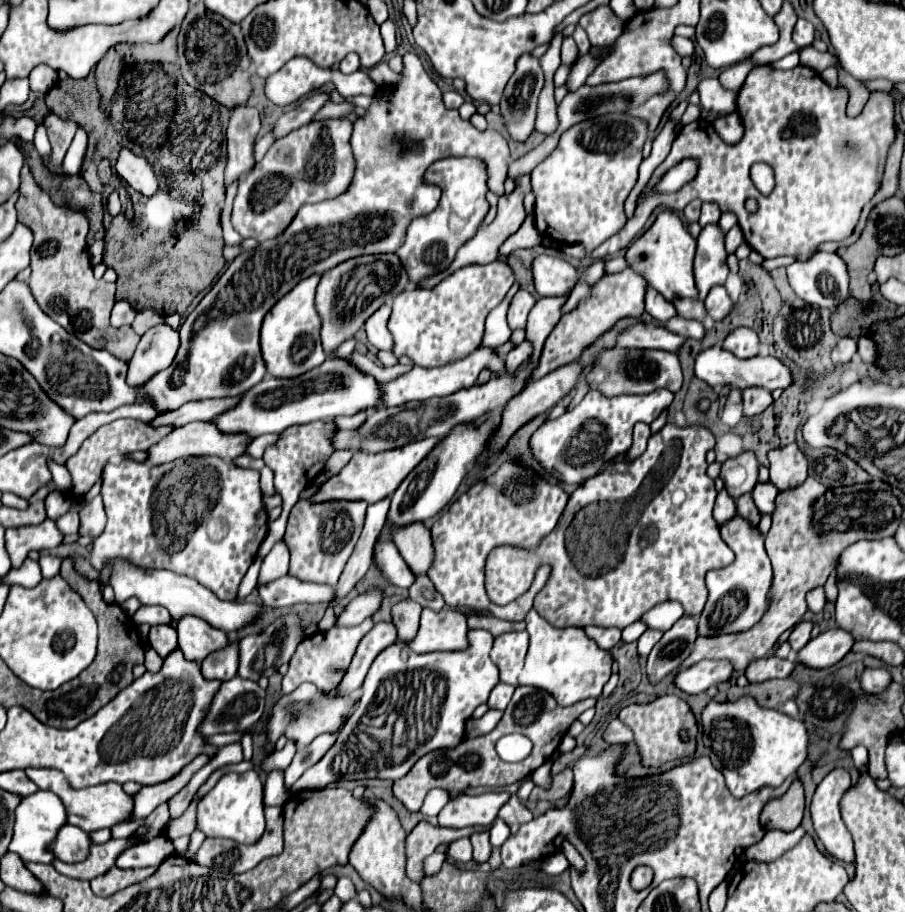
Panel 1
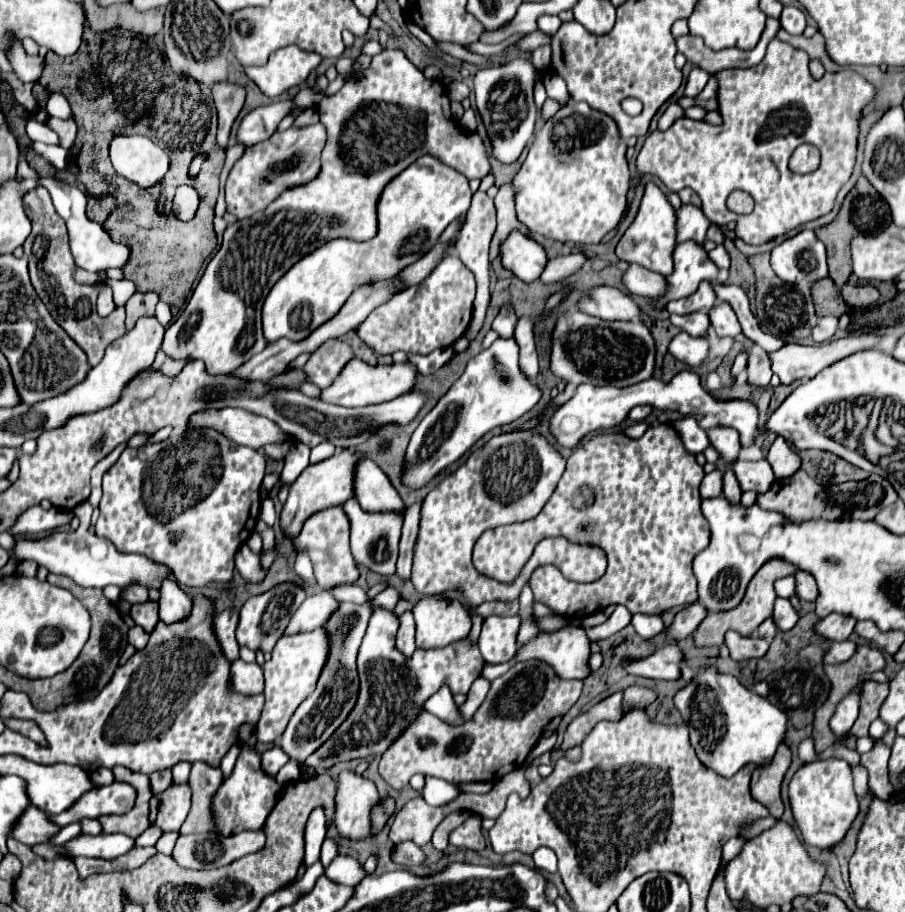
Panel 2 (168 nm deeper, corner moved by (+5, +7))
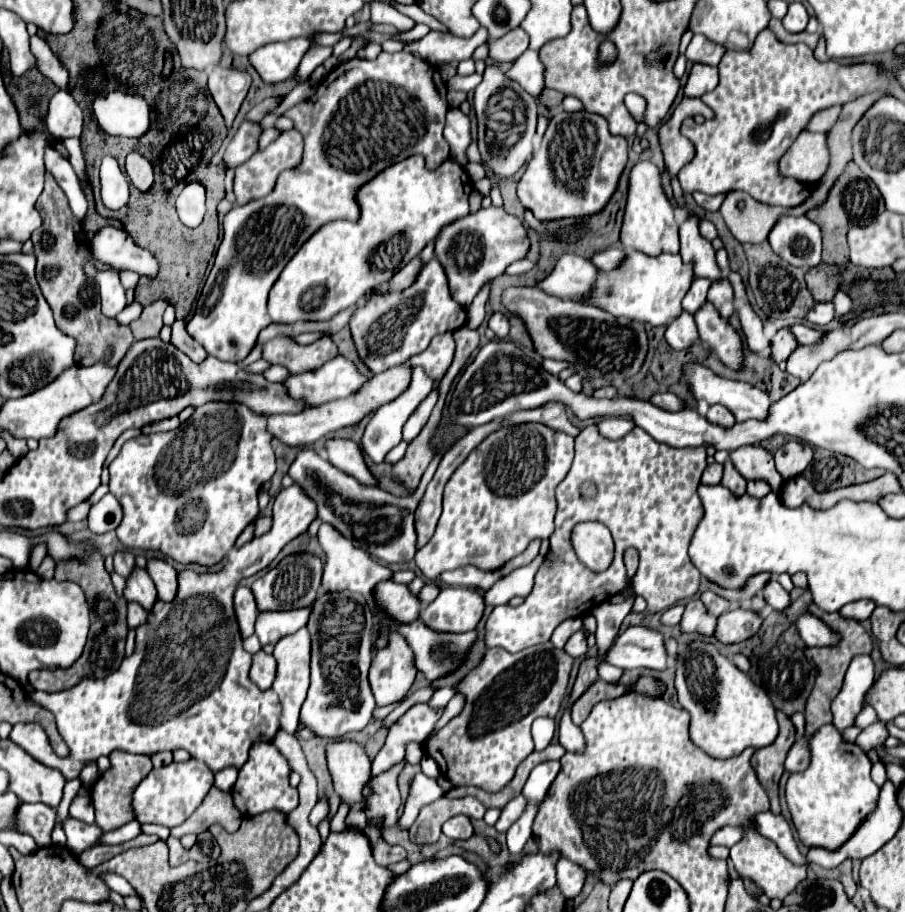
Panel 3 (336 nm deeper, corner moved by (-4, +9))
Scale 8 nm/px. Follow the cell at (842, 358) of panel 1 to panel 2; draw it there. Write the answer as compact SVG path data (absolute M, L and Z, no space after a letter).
M823 316L813 326L811 338L813 338L813 342L827 342L833 338L835 330L837 330L837 318L835 316Z

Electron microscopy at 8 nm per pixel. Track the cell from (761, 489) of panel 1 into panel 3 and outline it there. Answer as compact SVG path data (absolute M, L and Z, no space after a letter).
M742 446L730 454L730 460L746 480L764 480L770 484L772 492L784 482L780 472L776 472L772 454L762 446Z

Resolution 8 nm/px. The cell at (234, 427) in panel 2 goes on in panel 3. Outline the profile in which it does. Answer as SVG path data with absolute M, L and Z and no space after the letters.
M406 362L406 364L400 364L400 366L394 366L386 372L380 372L376 374L374 378L368 380L368 384L364 384L364 388L360 392L356 392L354 396L350 398L342 398L342 400L334 400L334 402L326 402L326 404L320 404L320 406L314 406L310 410L304 410L300 414L274 414L274 416L268 416L268 432L272 432L272 436L288 446L296 446L296 448L304 448L304 446L312 446L316 440L344 428L344 426L350 426L350 424L356 424L360 422L366 414L370 414L374 408L394 400L396 396L400 396L408 384L412 380L412 366Z

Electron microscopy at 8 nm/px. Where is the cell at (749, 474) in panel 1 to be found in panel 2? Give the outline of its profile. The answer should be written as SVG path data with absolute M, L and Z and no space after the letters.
M715 426L715 428L707 430L707 436L723 460L727 460L731 464L737 458L741 444L739 444L739 432L735 428Z

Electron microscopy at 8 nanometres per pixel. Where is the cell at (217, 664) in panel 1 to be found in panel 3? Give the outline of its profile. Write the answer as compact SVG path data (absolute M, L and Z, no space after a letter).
M238 586L236 594L234 594L234 612L236 612L236 620L238 620L238 626L240 626L242 638L252 636L258 610L256 610L256 602L254 602L250 588Z

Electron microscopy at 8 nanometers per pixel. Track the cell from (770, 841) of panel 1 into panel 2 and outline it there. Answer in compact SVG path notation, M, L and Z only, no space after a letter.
M729 838L729 842L723 844L723 862L729 862L731 858L735 858L741 852L743 844L745 844L745 840L741 840L741 838Z

